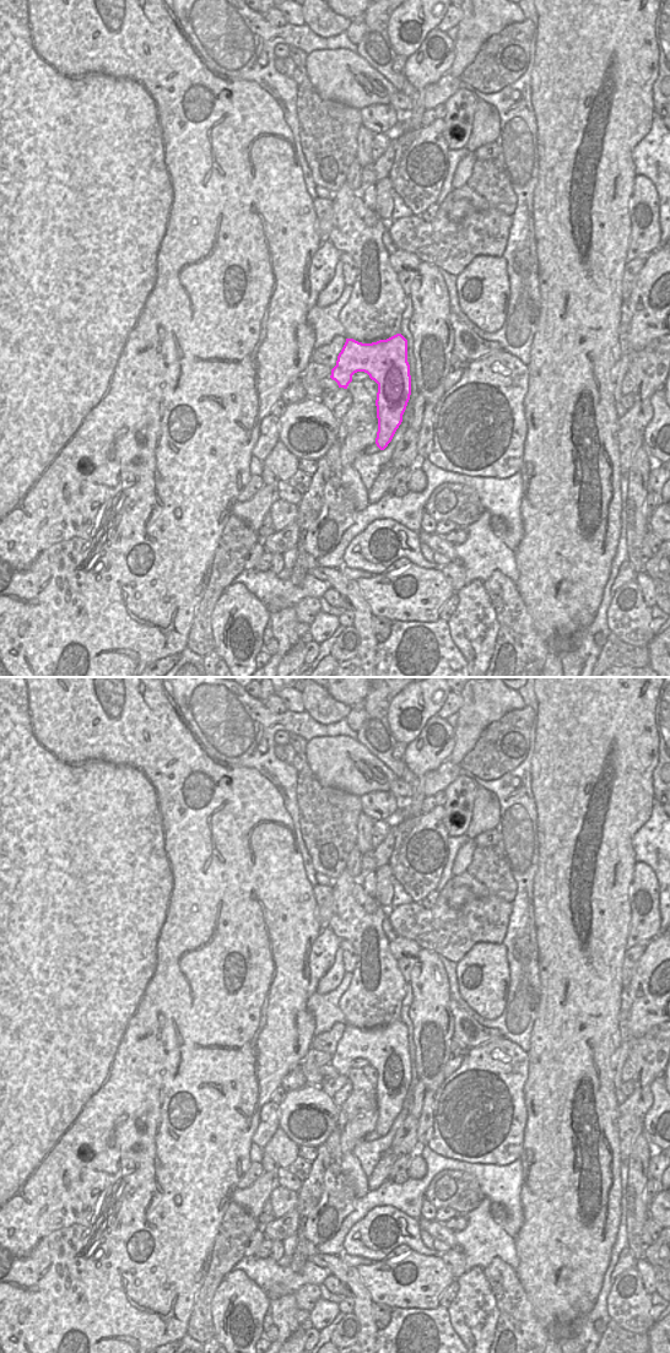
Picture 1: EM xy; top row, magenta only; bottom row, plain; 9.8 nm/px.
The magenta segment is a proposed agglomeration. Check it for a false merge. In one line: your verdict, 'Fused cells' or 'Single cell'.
Single cell

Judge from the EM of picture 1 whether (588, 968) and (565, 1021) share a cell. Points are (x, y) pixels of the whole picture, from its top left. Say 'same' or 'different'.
same

